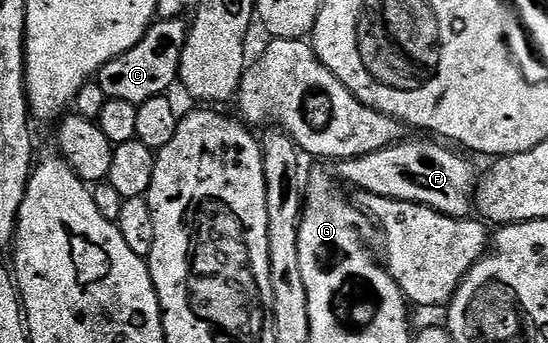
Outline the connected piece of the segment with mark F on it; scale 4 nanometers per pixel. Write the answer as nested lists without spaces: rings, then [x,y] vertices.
[[[403,139],[396,145],[372,151],[368,155],[347,157],[346,160],[337,162],[337,176],[343,182],[346,180],[348,184],[355,185],[355,190],[363,193],[420,203],[449,217],[467,216],[472,209],[476,172],[474,173],[473,167],[461,157],[461,152],[437,140],[426,140],[430,141]]]

